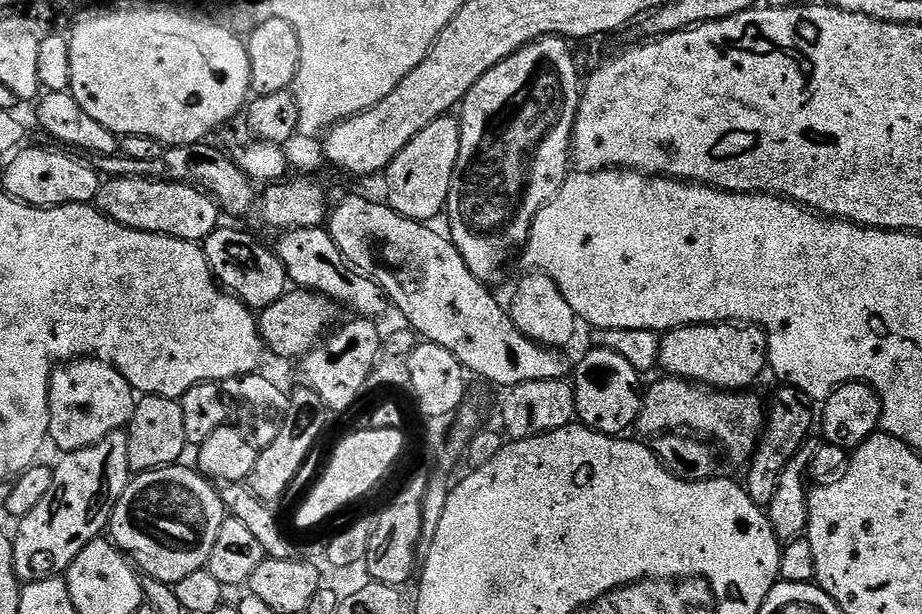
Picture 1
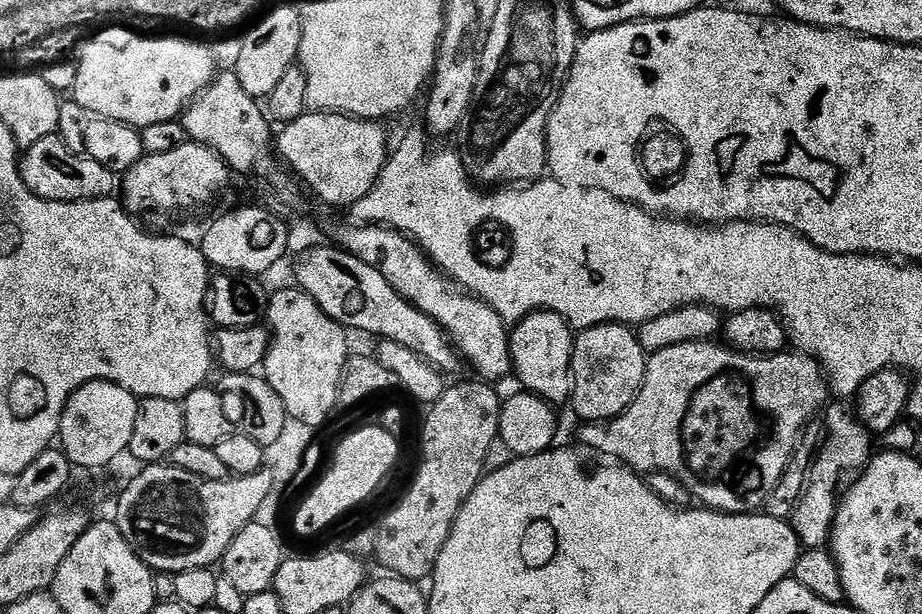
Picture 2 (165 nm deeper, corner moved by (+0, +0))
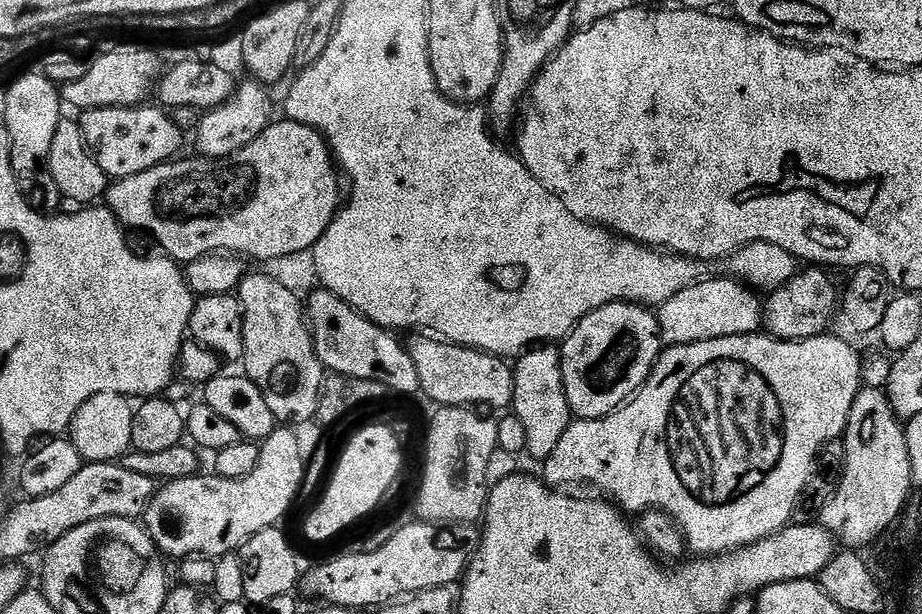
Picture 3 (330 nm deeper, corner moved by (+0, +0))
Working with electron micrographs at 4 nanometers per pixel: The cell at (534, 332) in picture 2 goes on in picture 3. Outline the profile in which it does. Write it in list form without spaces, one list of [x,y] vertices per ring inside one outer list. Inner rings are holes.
[[[536,346],[525,351],[515,361],[514,398],[511,411],[518,418],[522,430],[526,434],[524,443],[527,455],[532,455],[537,462],[543,462],[554,454],[554,446],[558,446],[558,438],[566,434],[574,419],[572,407],[566,398],[562,366],[560,365],[560,348],[556,346]]]

